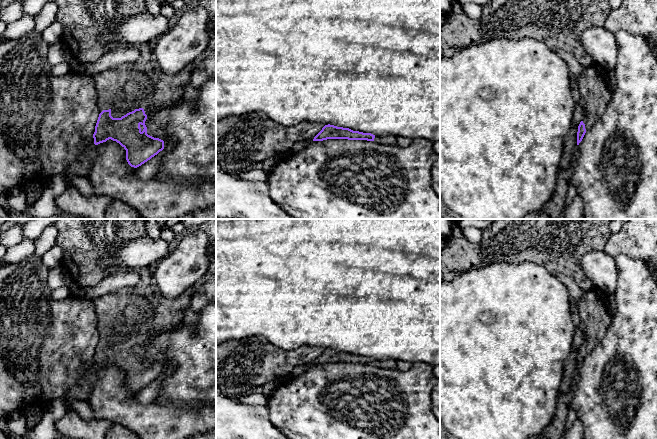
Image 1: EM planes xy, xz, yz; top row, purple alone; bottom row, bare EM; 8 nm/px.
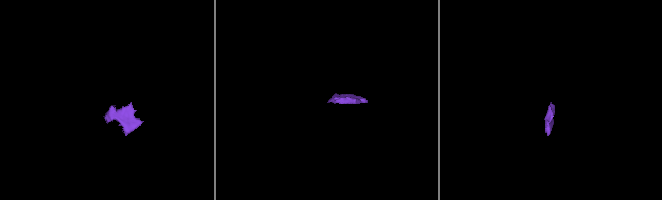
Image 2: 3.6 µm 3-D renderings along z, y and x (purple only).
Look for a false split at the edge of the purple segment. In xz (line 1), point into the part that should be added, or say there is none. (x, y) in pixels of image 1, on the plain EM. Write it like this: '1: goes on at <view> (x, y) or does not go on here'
1: does not go on here

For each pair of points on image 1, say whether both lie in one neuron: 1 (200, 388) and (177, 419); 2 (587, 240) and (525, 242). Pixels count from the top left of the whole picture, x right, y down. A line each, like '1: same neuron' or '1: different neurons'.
1: different neurons
2: same neuron

